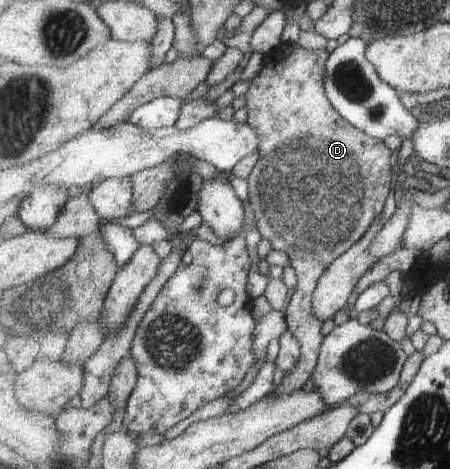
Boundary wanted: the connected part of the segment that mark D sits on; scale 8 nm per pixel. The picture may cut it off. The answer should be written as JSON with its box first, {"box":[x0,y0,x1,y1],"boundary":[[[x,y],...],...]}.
{"box":[245,46,394,396],"boundary":[[[301,46],[286,47],[284,51],[290,49],[291,53],[280,57],[280,49],[276,49],[272,55],[266,55],[264,59],[264,66],[266,69],[262,69],[260,73],[252,79],[250,82],[250,87],[245,93],[247,100],[247,109],[249,112],[249,122],[248,124],[258,133],[260,137],[260,143],[258,143],[258,155],[260,155],[261,160],[257,162],[255,171],[251,174],[251,177],[247,180],[249,185],[249,201],[251,203],[252,209],[254,210],[254,215],[256,216],[256,229],[260,231],[260,234],[271,243],[271,246],[274,250],[280,250],[285,252],[291,261],[291,266],[297,272],[299,281],[297,282],[295,292],[291,297],[291,301],[285,310],[286,322],[289,328],[289,331],[298,339],[298,342],[301,344],[301,357],[298,361],[298,365],[292,374],[285,374],[282,383],[275,388],[275,391],[278,396],[286,396],[287,394],[293,393],[295,390],[302,390],[304,385],[310,381],[310,378],[314,376],[314,371],[317,369],[317,364],[319,361],[319,356],[321,355],[321,348],[325,335],[322,334],[322,321],[318,317],[314,316],[313,313],[313,294],[317,289],[319,280],[322,278],[322,275],[328,270],[328,267],[341,257],[350,247],[353,247],[364,235],[368,232],[368,229],[372,226],[372,223],[385,211],[385,206],[387,200],[390,196],[390,191],[392,192],[392,179],[394,179],[394,173],[392,173],[392,149],[386,147],[386,143],[380,140],[379,138],[374,138],[368,136],[364,131],[361,131],[360,128],[356,128],[352,123],[349,123],[336,108],[333,107],[333,104],[330,102],[330,99],[325,91],[325,77],[322,75],[324,70],[327,69],[327,60],[330,58],[330,54],[326,49],[313,51],[306,50]]]}

